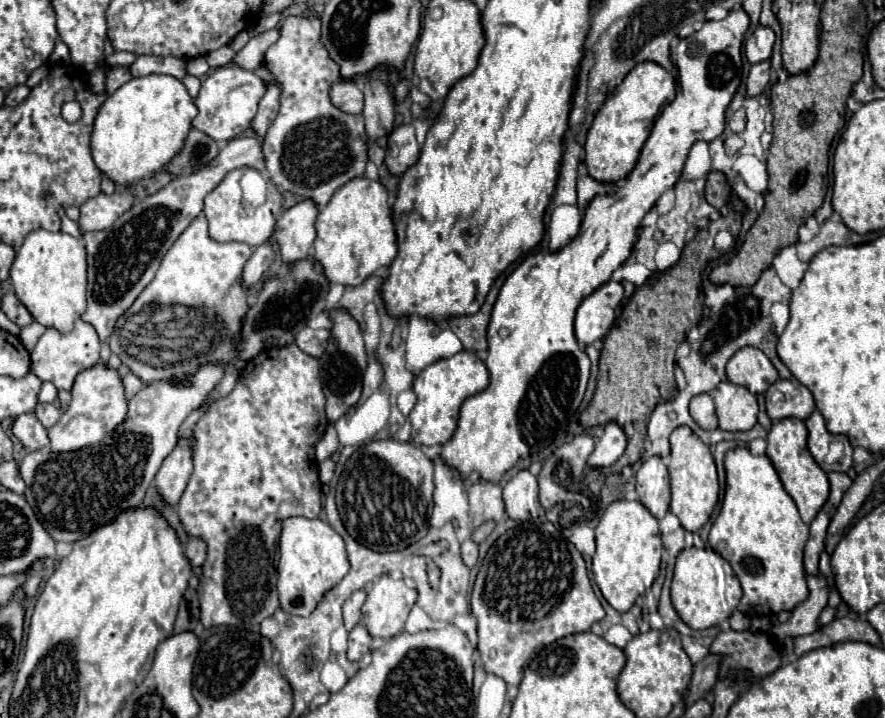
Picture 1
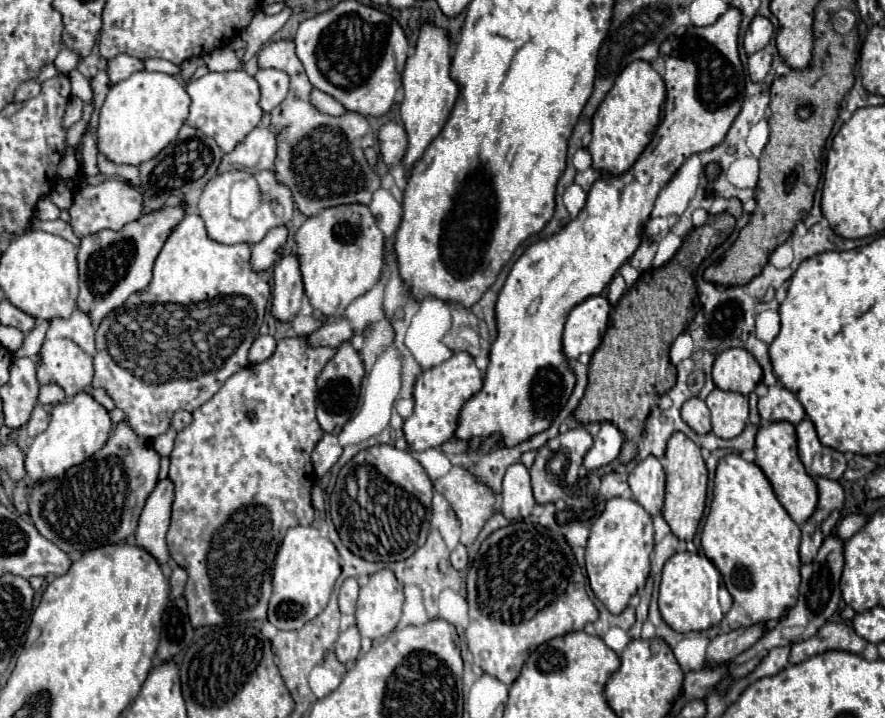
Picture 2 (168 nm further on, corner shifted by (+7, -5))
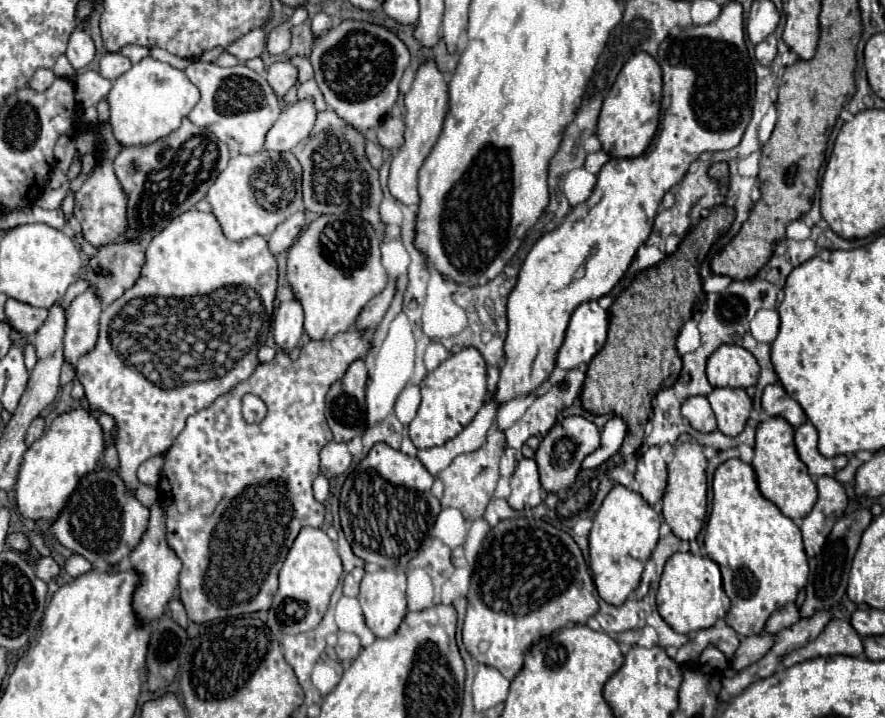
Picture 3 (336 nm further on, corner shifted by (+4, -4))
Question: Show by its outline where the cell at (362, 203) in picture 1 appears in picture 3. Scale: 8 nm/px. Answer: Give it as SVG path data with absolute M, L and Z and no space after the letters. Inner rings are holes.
M325 214L313 220L305 230L301 230L299 240L289 248L287 282L293 294L301 300L301 306L305 310L305 332L309 334L309 338L329 340L339 332L347 332L355 324L363 306L387 286L387 274L381 266L379 246L381 246L379 234L361 216Z

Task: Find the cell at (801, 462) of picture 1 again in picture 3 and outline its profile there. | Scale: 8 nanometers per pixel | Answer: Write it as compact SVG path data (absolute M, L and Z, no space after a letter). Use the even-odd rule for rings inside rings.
M769 418L767 422L761 422L757 426L755 458L753 458L751 466L755 468L761 494L765 498L769 498L771 502L775 502L787 518L799 522L811 512L811 508L817 500L817 486L811 480L807 466L799 460L799 454L797 454L795 442L793 442L793 426L787 424L787 420Z

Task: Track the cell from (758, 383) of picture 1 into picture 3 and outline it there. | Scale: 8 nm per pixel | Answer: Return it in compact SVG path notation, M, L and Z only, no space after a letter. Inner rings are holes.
M723 344L707 360L707 378L711 386L749 388L759 380L759 364L745 348Z

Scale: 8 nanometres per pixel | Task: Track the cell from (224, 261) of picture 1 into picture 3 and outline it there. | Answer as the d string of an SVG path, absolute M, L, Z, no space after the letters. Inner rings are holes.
M187 210L187 212L179 214L175 220L171 220L171 224L167 228L163 228L153 238L153 242L145 250L145 266L143 266L143 272L141 272L141 278L137 280L137 284L133 288L129 288L119 300L115 300L111 306L107 306L103 310L97 346L87 356L83 356L83 360L79 360L79 364L77 364L77 378L85 386L85 396L87 396L89 404L91 404L91 408L99 408L99 410L103 410L103 412L107 412L107 414L111 414L115 418L115 422L119 426L119 432L117 432L119 472L121 472L123 480L127 480L127 486L133 490L133 494L145 506L151 506L157 500L157 490L149 488L149 486L139 486L139 480L137 480L137 468L139 468L139 464L143 464L151 456L157 456L157 454L169 450L169 446L173 444L173 440L183 430L187 416L191 416L191 414L199 412L201 408L207 408L209 404L213 404L215 398L219 398L221 394L229 392L237 382L247 380L251 376L251 372L259 366L257 350L259 350L259 346L265 344L267 332L271 328L275 288L277 288L277 262L275 262L275 256L271 256L271 252L267 248L267 240L263 236L251 236L251 238L247 238L243 242L231 242L231 240L227 240L223 236L223 232L219 228L219 222L215 220L213 214L199 212L199 210ZM145 376L155 376L155 384L161 384L161 388L155 386Z

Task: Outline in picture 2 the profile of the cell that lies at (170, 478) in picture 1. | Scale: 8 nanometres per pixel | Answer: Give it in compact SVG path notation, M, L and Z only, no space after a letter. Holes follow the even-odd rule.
M170 479L158 481L154 491L150 493L144 511L140 515L140 523L136 529L136 545L148 551L158 565L166 565L170 559L166 547L166 533L170 525L170 507L174 501L174 485Z

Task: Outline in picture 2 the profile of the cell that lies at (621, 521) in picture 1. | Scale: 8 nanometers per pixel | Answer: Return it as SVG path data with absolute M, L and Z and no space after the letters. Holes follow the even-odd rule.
M612 497L602 515L590 527L585 548L585 569L594 595L606 605L610 613L622 613L630 597L644 587L650 573L650 553L654 547L652 517L634 499Z

